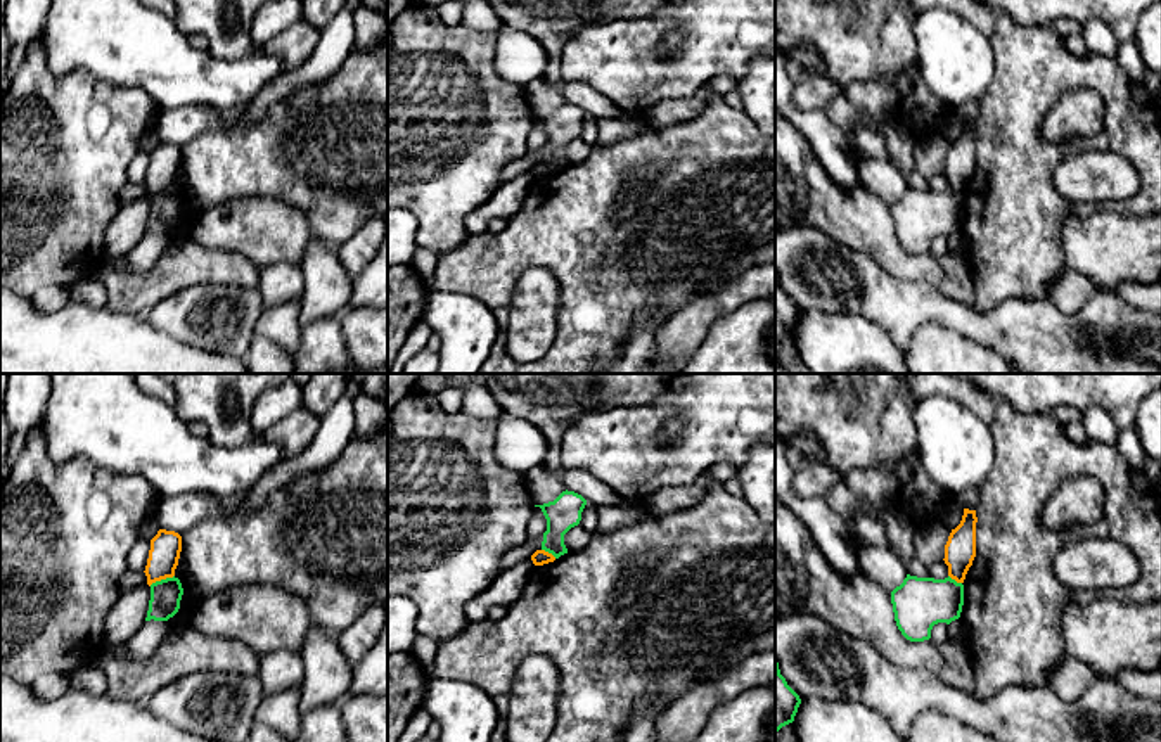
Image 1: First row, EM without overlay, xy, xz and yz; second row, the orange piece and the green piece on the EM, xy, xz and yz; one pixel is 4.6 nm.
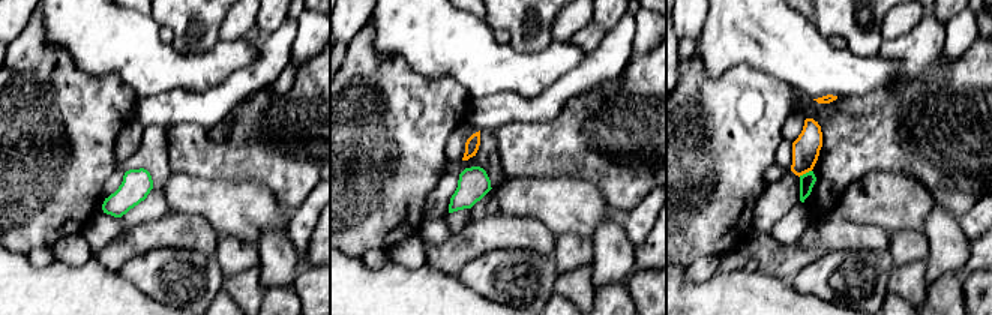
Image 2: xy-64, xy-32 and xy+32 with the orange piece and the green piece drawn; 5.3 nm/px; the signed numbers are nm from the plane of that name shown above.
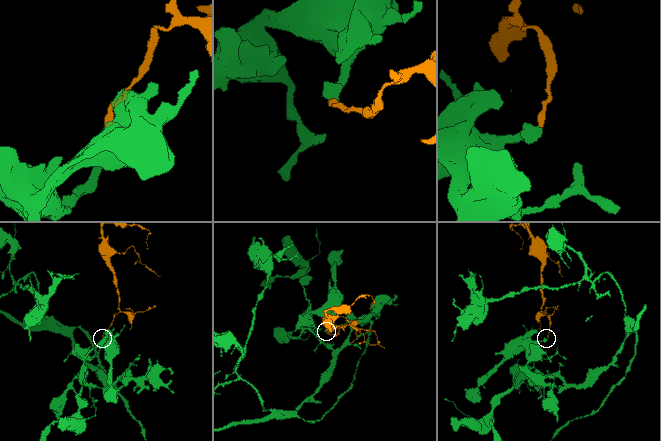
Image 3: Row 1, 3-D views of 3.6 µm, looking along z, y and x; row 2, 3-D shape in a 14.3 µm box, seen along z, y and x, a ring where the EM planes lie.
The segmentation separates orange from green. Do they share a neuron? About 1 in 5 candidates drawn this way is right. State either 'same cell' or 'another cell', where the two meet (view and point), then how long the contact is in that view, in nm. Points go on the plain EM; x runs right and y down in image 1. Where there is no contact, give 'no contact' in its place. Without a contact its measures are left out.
another cell; contact xy (161, 191); length 130 nm

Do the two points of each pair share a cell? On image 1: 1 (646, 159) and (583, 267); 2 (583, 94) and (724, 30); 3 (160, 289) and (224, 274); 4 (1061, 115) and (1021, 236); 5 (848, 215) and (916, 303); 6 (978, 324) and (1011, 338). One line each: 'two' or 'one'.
1: one
2: two
3: one
4: two
5: two
6: one

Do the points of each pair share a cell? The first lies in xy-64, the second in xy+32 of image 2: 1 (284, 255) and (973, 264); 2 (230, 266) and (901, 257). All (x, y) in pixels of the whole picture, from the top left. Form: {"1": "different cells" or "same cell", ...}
{"1": "different cells", "2": "same cell"}

